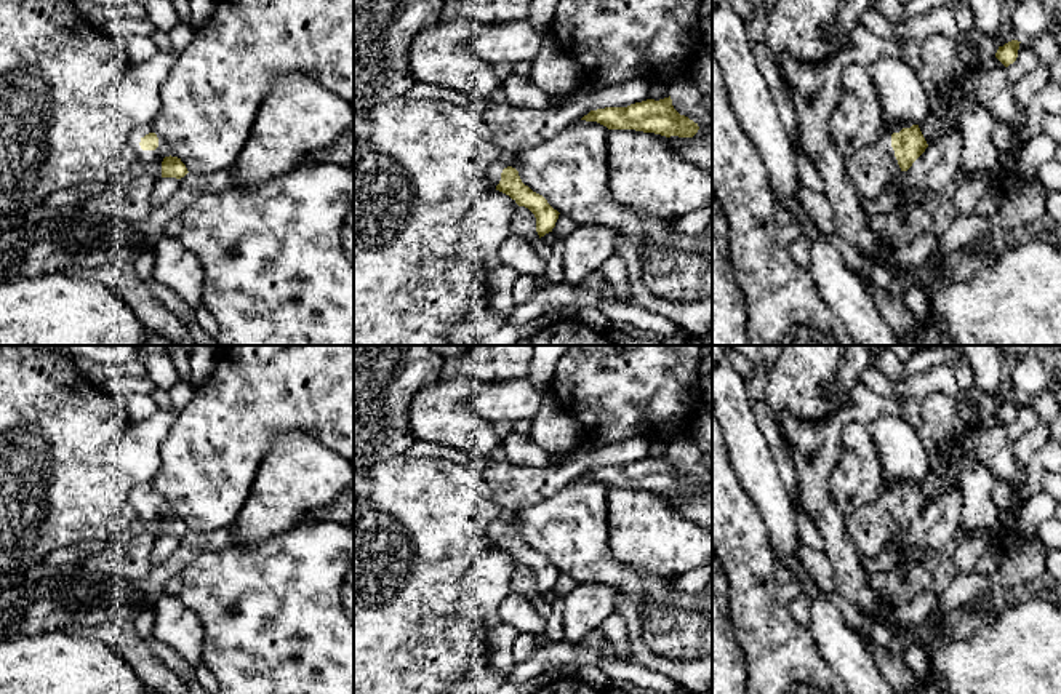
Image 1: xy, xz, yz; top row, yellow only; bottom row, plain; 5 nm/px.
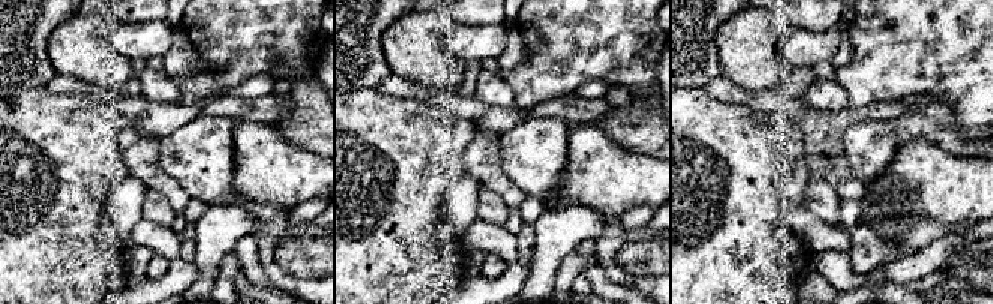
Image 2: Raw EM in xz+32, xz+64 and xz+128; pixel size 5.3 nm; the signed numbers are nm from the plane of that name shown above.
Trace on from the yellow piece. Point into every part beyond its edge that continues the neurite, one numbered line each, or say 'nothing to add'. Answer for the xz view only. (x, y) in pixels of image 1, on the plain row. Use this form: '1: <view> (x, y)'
1: xz (495, 528)

